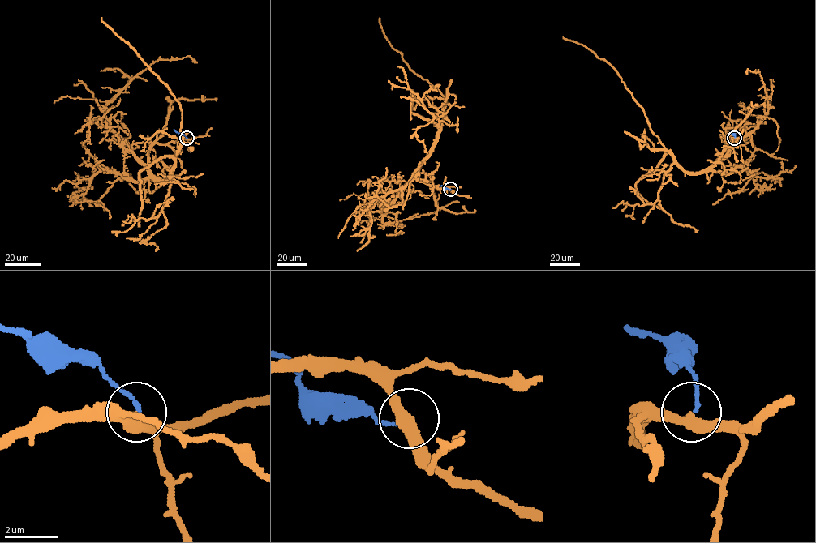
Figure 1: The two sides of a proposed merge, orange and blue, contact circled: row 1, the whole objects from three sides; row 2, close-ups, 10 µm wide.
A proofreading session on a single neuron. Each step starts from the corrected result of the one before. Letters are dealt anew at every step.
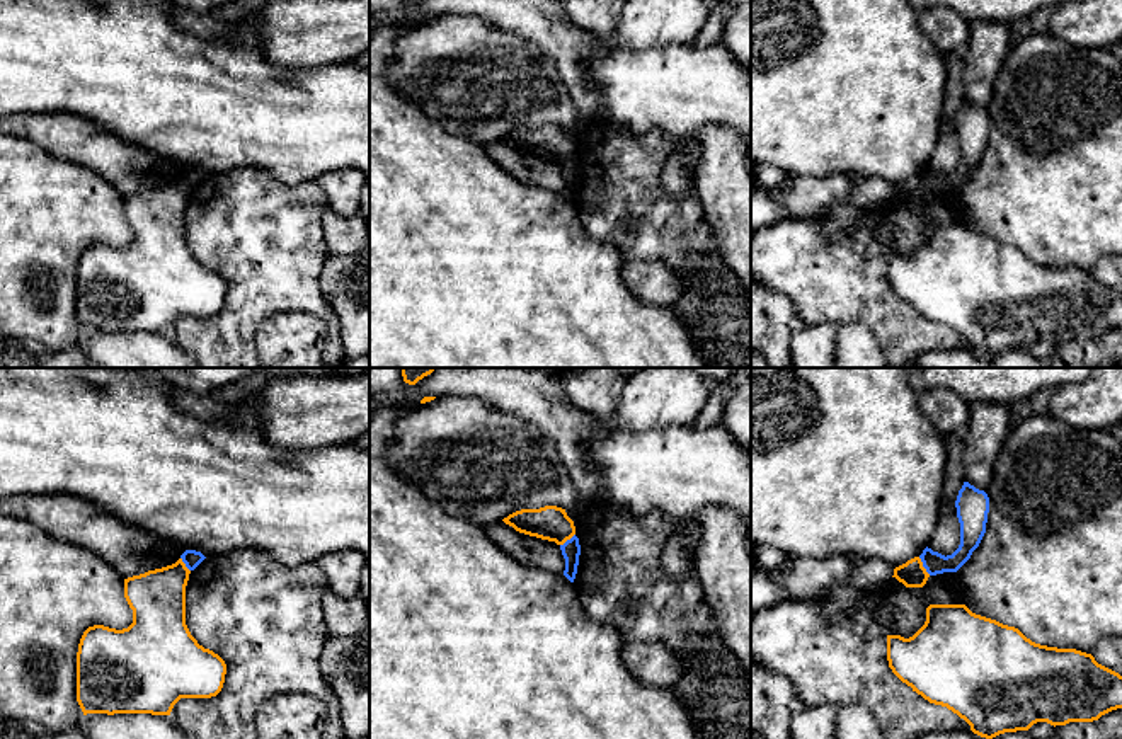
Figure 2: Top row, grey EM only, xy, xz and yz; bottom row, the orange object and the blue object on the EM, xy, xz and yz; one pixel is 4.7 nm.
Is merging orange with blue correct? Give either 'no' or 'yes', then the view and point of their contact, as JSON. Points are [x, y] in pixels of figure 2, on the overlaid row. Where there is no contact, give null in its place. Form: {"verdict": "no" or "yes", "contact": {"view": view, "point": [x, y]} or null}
{"verdict": "no", "contact": {"view": "yz", "point": [921, 566]}}

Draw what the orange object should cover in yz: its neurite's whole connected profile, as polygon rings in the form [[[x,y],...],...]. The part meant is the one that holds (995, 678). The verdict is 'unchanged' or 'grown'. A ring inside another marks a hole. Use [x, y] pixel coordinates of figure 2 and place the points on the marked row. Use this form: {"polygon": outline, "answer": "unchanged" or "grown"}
{"polygon": [[[930,604],[925,625],[909,639],[887,635],[887,661],[892,673],[918,695],[947,707],[964,719],[970,730],[993,739],[1005,732],[1028,730],[1037,722],[1066,725],[1093,722],[1122,708],[1122,676],[1076,649],[1057,649],[1032,642],[1018,628],[972,613],[965,604]]], "answer": "unchanged"}

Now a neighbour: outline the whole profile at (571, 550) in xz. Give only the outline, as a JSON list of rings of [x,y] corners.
[[[574,535],[564,545],[560,545],[562,555],[565,559],[565,570],[564,576],[574,582],[579,565],[581,545],[579,538]]]

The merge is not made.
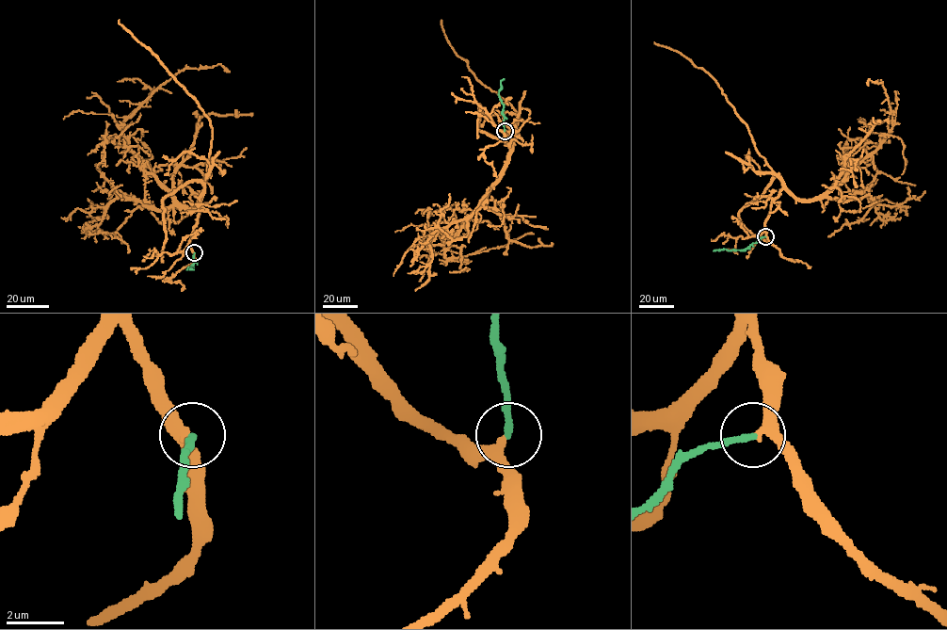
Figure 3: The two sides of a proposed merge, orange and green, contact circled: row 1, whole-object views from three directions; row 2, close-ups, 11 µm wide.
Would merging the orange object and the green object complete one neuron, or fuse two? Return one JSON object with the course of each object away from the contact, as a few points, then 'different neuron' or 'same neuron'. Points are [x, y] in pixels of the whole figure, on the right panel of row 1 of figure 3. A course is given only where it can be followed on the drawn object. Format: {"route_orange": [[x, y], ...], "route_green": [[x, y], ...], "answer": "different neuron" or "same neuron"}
{"route_orange": [[764, 236], [771, 201], [783, 189], [817, 200], [886, 137], [892, 125], [885, 89], [869, 79], [868, 85]], "route_green": [[764, 236], [744, 250], [713, 250]], "answer": "same neuron"}

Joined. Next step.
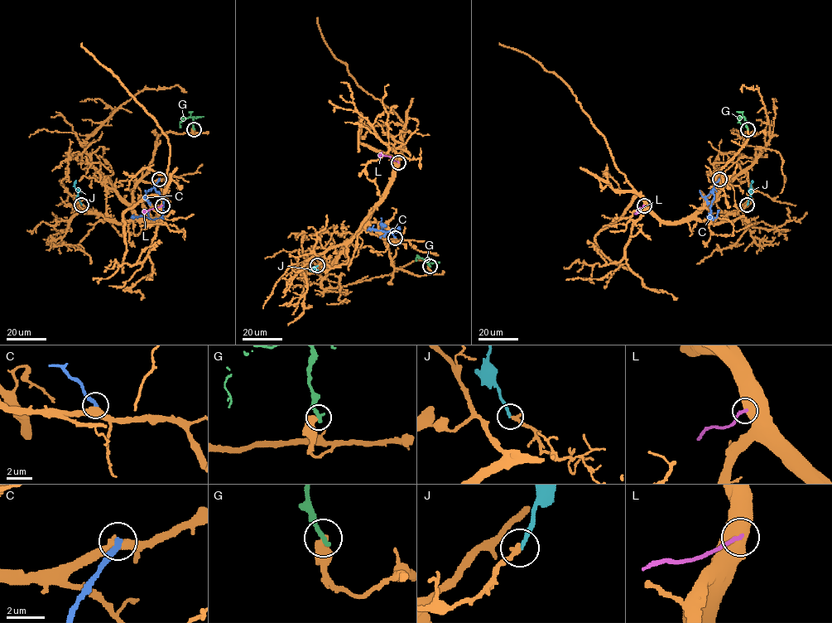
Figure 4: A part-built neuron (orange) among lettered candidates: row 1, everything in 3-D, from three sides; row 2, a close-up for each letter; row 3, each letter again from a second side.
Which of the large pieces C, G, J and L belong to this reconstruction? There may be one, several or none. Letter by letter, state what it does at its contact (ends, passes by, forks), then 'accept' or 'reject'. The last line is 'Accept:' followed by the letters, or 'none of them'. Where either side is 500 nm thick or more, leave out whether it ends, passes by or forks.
C: it ends | reject
G: reject
J: it ends | accept
L: reject
Accept: J

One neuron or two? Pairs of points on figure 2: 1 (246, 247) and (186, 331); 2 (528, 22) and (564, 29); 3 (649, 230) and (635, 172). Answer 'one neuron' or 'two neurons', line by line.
1: one neuron
2: one neuron
3: one neuron

